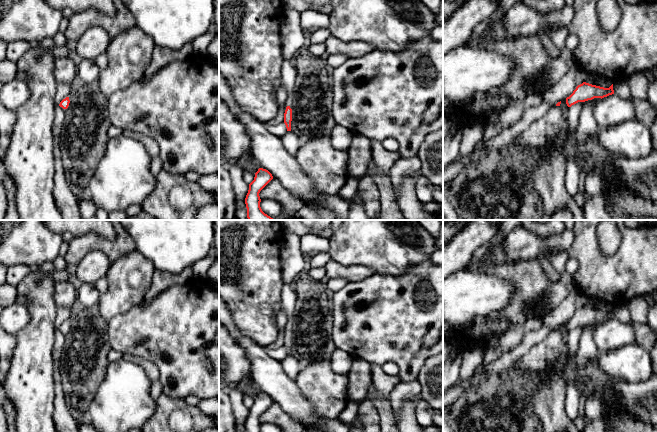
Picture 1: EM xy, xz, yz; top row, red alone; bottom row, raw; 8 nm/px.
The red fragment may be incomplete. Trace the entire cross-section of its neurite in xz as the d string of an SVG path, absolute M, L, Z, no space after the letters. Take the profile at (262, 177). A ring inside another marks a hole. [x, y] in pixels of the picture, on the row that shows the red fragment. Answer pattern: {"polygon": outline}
{"polygon": "M263 168L255 173L254 180L249 184L249 190L245 198L248 220L274 220L265 214L260 207L260 191L273 179L272 174Z"}

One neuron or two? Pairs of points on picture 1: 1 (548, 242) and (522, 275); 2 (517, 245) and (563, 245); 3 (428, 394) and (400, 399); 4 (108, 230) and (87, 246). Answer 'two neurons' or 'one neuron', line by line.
1: two neurons
2: one neuron
3: two neurons
4: two neurons

